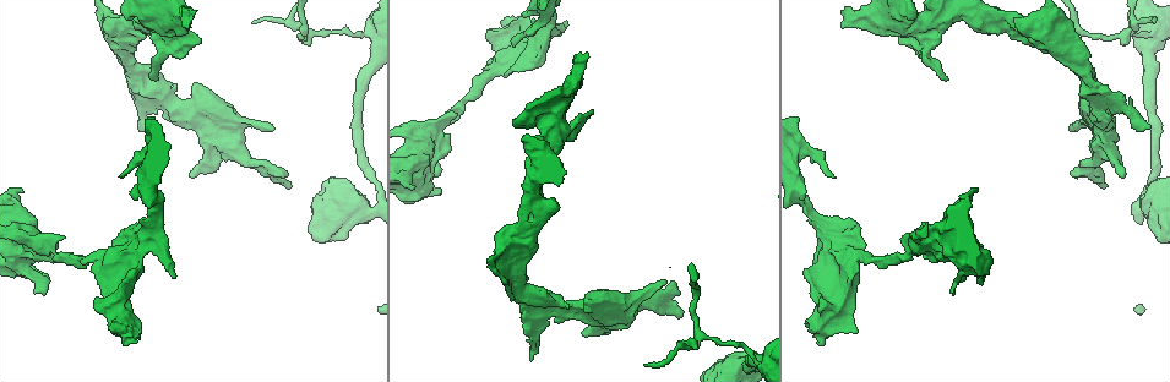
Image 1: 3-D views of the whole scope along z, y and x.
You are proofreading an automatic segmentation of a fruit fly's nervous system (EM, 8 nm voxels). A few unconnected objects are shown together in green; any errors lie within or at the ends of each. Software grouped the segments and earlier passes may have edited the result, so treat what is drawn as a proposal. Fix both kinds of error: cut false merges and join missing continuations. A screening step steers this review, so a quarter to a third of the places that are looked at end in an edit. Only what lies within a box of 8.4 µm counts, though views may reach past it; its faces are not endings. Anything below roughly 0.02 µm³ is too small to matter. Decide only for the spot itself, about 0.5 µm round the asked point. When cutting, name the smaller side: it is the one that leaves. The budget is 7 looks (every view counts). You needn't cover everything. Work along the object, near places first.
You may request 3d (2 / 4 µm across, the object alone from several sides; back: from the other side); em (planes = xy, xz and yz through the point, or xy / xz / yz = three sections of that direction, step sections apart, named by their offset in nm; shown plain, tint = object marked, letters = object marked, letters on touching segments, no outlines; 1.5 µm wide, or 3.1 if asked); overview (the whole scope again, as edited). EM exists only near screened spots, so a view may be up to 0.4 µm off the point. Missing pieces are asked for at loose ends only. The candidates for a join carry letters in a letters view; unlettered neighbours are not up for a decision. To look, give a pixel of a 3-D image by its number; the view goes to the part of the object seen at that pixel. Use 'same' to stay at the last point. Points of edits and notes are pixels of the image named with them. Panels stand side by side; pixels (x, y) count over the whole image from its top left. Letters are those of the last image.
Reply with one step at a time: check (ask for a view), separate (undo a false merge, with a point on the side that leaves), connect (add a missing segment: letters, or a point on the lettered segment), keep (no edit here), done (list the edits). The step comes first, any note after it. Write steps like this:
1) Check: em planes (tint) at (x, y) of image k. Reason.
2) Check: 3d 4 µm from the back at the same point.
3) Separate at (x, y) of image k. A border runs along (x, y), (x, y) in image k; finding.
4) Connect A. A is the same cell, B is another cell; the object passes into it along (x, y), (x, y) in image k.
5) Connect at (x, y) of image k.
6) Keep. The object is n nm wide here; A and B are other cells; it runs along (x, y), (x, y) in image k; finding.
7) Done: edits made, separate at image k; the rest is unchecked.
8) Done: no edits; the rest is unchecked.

Check: 3d 2 µm from the back at (1111, 151) of image 1. Thick turns thin.

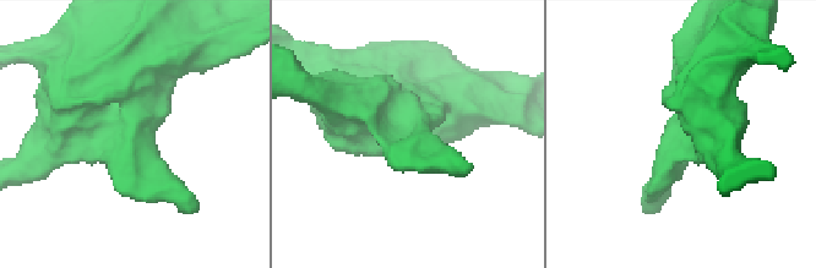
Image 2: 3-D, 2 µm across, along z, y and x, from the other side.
Check: em planes (letters) at (138, 135) of image 2.

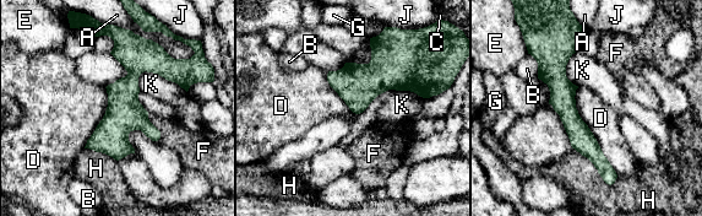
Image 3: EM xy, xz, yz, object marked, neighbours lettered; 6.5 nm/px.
Keep. A, B, C, D, E, F, G, H, J and K are other cells; a border runs along (577, 86), (577, 113), (618, 174) in image 3; continuous, no second cell.

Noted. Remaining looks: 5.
Check: em xz step 4 (letters) at (1074, 176) of image 1. Branch stops here.

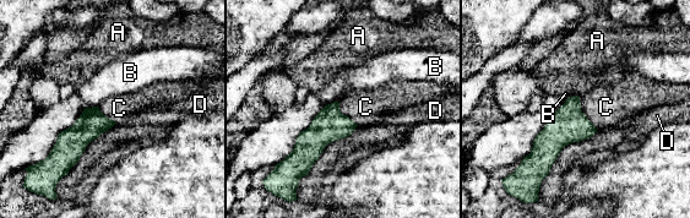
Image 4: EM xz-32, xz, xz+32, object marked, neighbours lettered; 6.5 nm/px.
Check: em planes (letters) at the same point. Cut it another way.

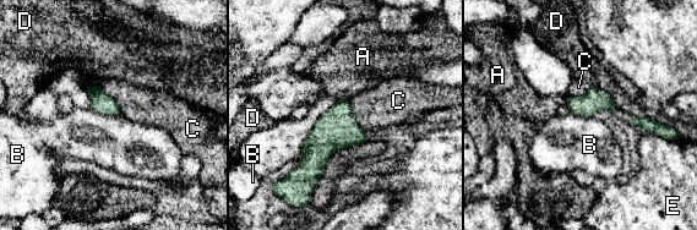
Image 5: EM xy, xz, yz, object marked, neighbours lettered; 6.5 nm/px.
Keep. The object is 140 nm wide here; A, B, C, D and E are other cells; a border runs along (90, 108), (99, 113), (119, 115) in image 5; none of them fits.

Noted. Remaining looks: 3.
Check: 3d 2 µm at (905, 256) of image 1. Thick turns thin.

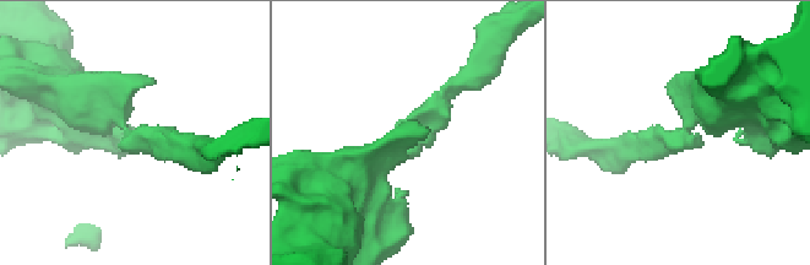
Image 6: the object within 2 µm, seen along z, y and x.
Check: em yz step 8 (tint) at (126, 131) of image 6. The arms are 190, 400 nm wide; now the EM.

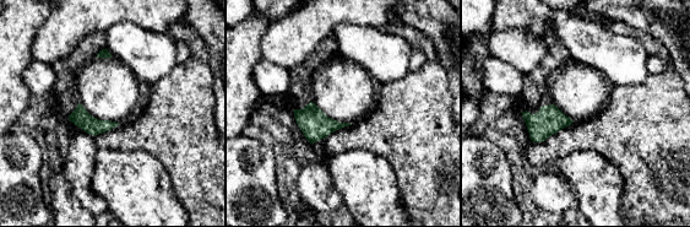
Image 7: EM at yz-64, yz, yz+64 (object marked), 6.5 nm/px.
Check: em planes (letters) at the same point. Another direction.

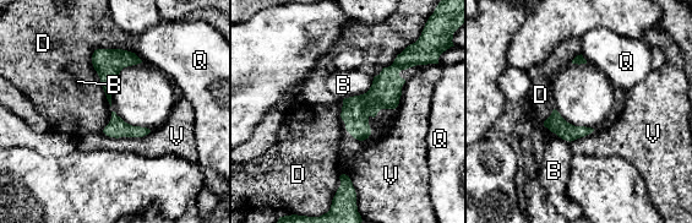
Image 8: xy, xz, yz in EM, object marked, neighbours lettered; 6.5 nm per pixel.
Keep. The object is 130 nm wide here; the longest contact is with D, 400 nm; B, D, Q and V are other cells; one cell here.

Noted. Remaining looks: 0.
Done: no edits; the rest is unchecked.

